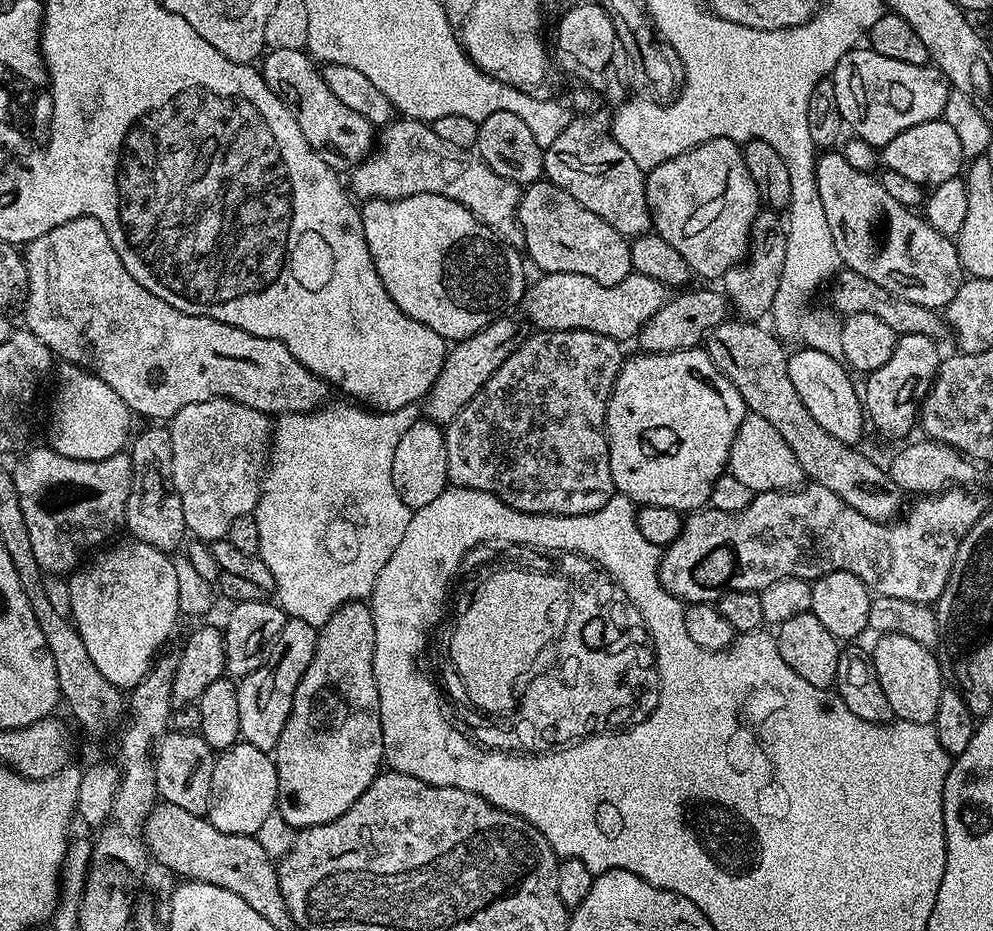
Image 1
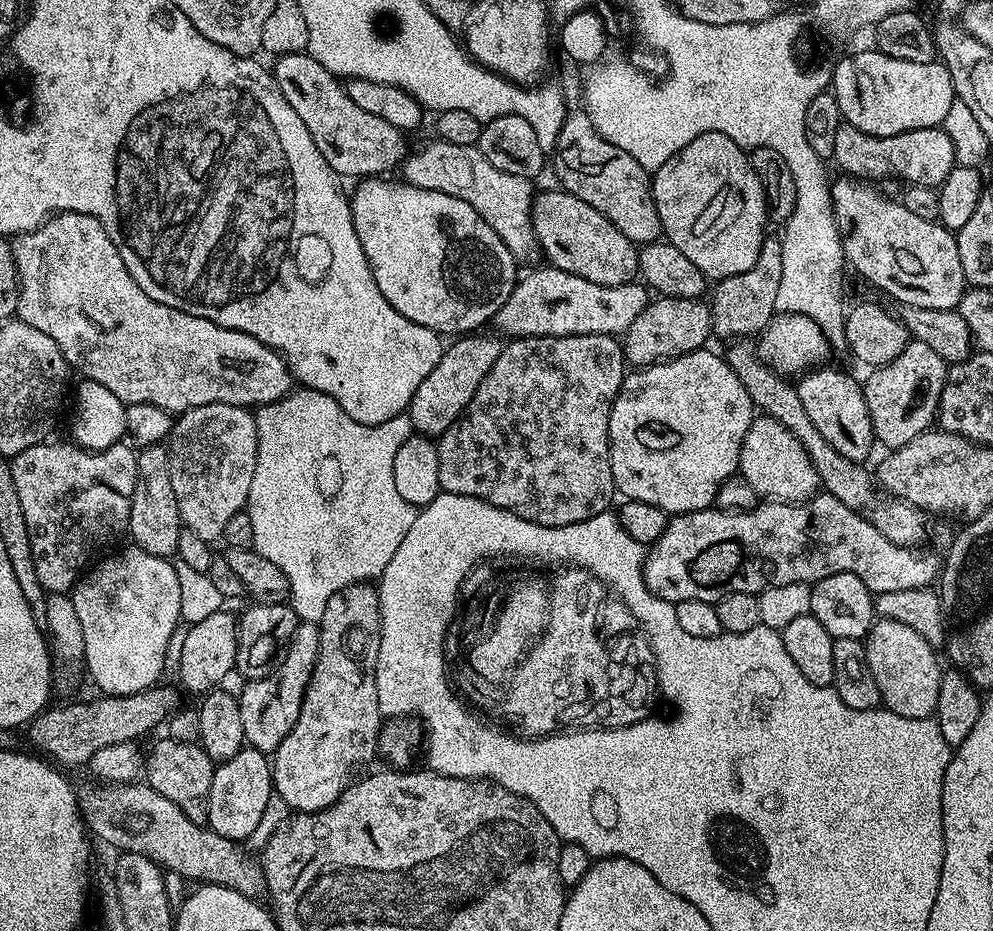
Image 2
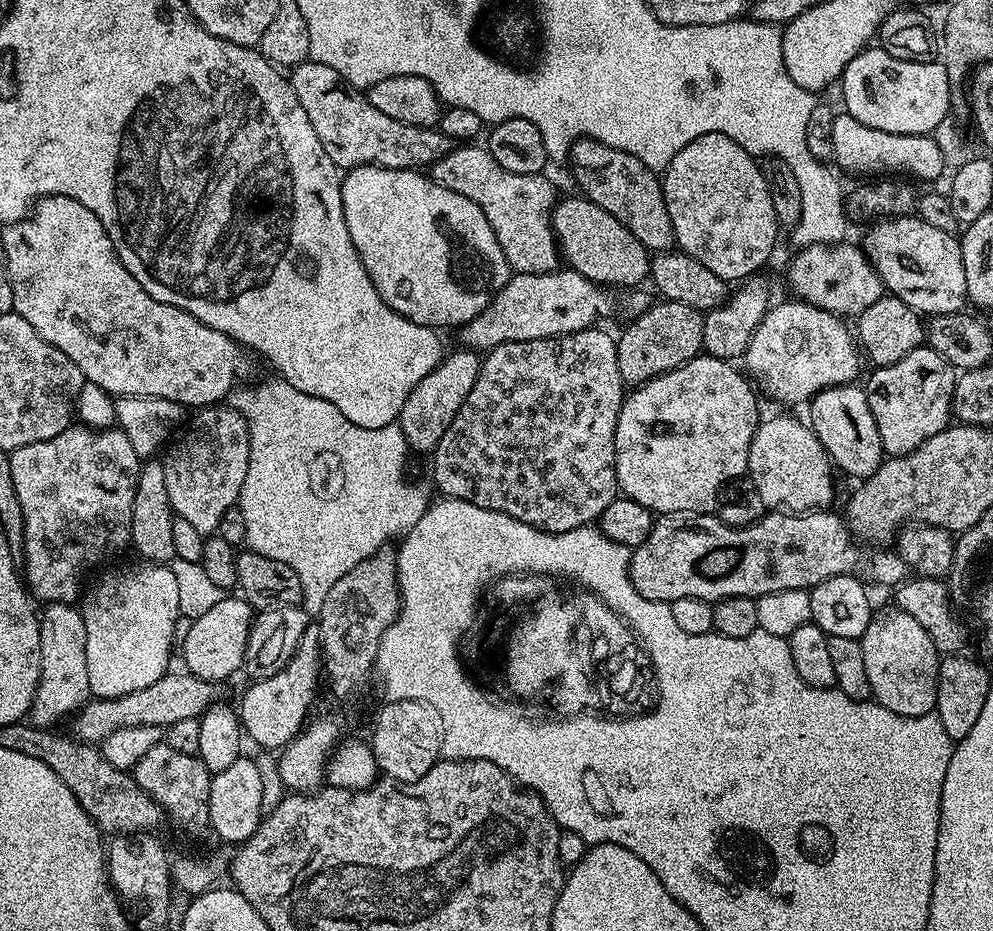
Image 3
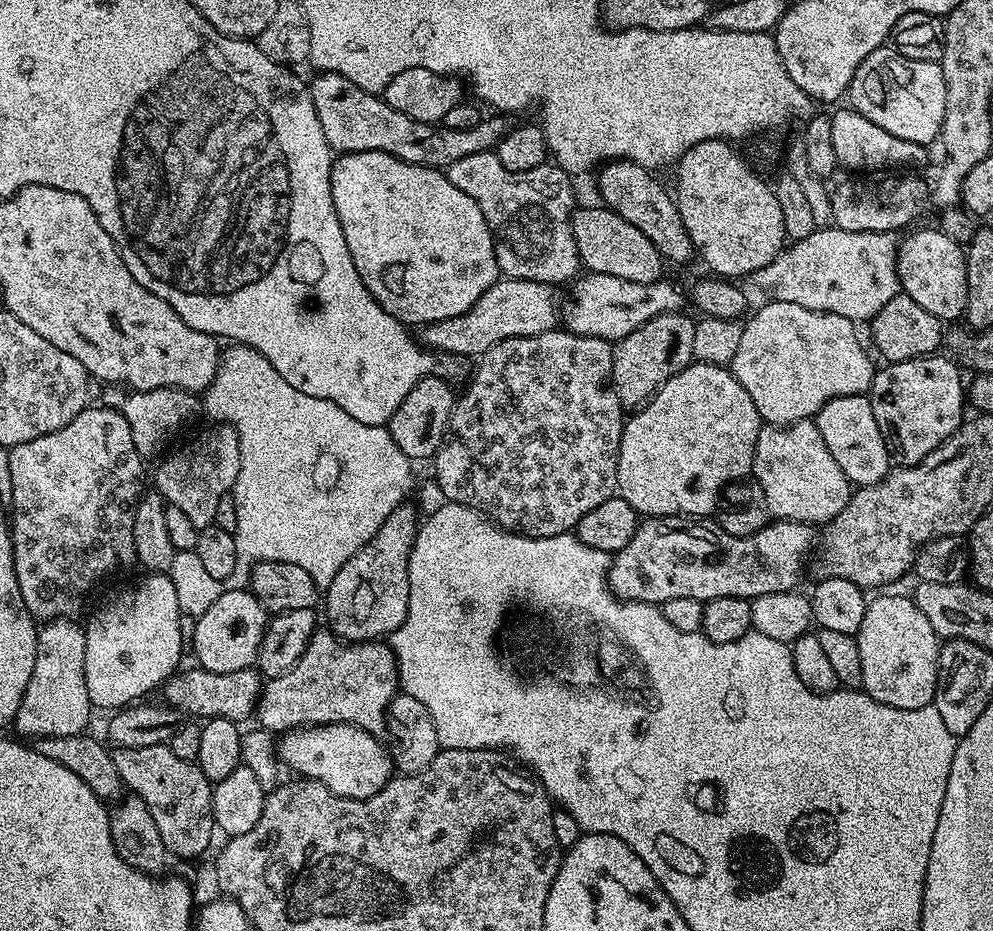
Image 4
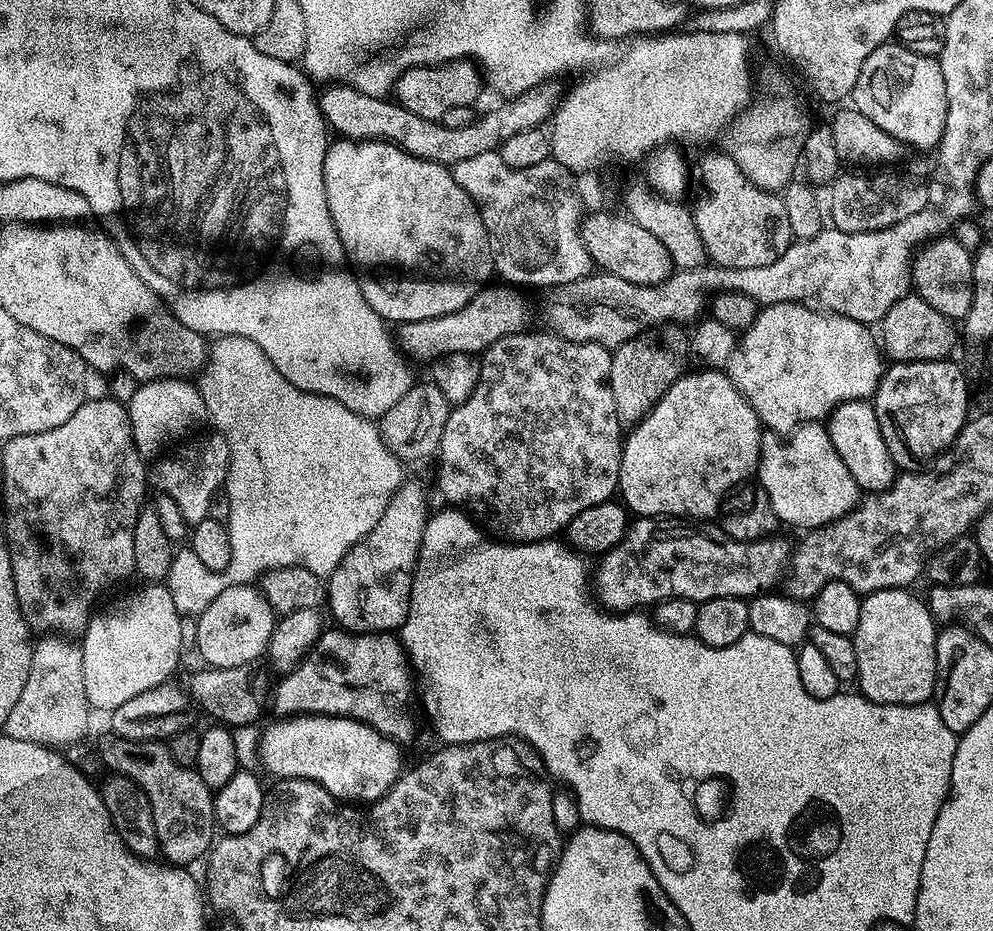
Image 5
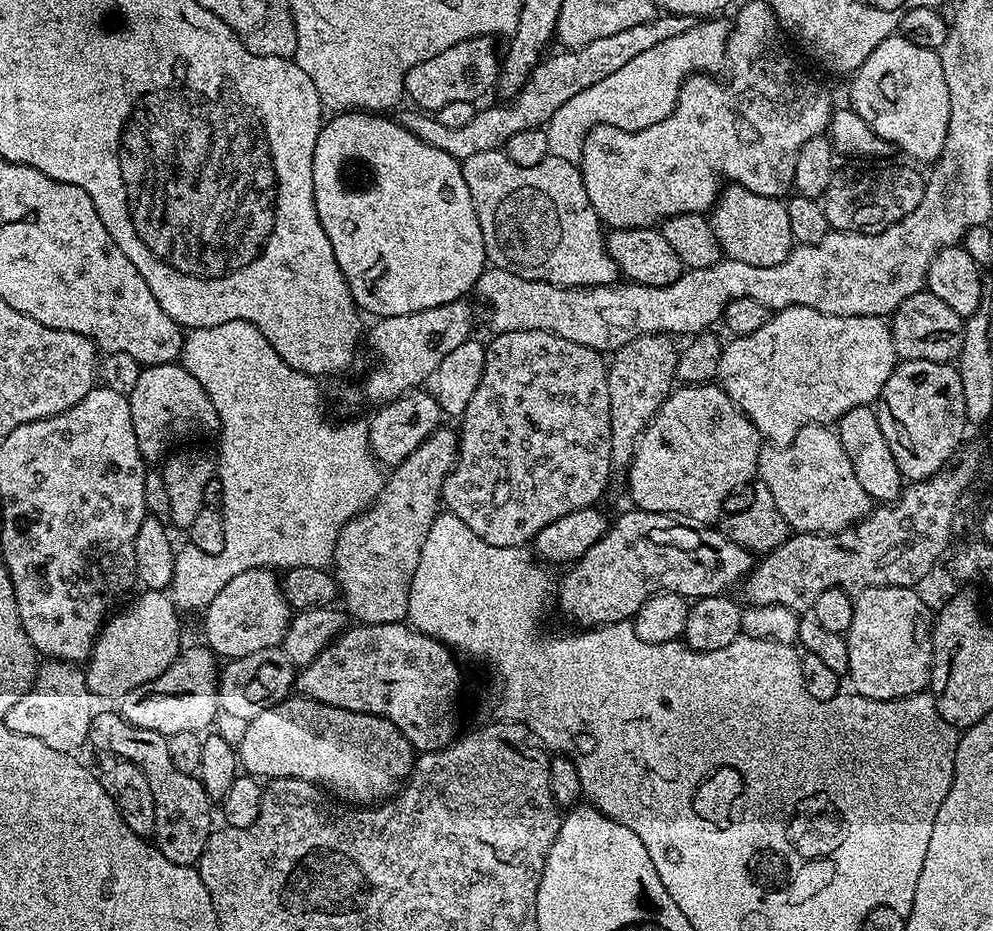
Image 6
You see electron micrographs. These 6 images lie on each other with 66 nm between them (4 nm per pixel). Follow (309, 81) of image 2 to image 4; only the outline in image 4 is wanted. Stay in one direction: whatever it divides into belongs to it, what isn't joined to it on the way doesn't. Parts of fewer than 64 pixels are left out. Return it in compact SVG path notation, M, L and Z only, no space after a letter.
M320 72L317 77L310 84L314 110L318 114L318 122L322 122L326 142L340 154L371 150L390 152L411 164L426 164L446 170L458 162L458 158L493 151L510 127L509 117L504 114L492 114L489 120L488 117L482 118L478 126L470 126L470 130L450 130L440 122L423 124L406 114L395 112L379 95L364 92L338 74Z

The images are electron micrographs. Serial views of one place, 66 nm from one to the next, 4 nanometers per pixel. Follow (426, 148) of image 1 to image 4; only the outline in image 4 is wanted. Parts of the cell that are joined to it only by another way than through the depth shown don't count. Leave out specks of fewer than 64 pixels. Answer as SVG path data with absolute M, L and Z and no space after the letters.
M490 151L458 158L458 162L446 169L446 174L450 182L458 186L458 190L470 194L470 198L478 202L482 218L486 218L488 229L492 231L492 239L496 241L496 261L505 277L560 286L563 280L571 281L581 271L578 246L572 233L572 214L578 201L572 197L573 177L569 173L557 168L552 162L534 166L534 170L506 170L495 151Z

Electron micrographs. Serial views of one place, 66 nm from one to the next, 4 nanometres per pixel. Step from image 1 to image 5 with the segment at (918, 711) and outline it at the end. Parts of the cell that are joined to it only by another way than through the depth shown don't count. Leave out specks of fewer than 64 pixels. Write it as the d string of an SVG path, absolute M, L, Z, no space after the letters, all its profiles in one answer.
M883 588L861 599L856 631L851 638L858 656L855 683L868 700L879 704L926 704L938 688L936 678L936 638L938 624L927 603L908 588Z

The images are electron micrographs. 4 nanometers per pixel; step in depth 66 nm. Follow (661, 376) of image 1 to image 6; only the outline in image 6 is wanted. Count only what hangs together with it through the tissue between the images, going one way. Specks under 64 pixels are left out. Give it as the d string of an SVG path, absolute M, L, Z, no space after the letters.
M719 383L677 387L656 411L656 417L642 434L632 463L626 469L628 492L636 503L633 505L641 512L666 512L697 526L715 525L725 511L728 495L743 484L748 486L753 483L761 447L762 438L758 430Z

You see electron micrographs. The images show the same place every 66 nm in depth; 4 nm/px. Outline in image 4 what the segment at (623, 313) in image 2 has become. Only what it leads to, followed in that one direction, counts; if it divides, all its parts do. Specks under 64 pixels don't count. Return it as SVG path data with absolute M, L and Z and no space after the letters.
M501 278L482 294L482 298L478 298L478 302L474 302L474 306L470 306L470 310L466 310L466 314L423 325L423 343L437 352L479 358L500 340L551 332L558 324L556 292L551 284Z

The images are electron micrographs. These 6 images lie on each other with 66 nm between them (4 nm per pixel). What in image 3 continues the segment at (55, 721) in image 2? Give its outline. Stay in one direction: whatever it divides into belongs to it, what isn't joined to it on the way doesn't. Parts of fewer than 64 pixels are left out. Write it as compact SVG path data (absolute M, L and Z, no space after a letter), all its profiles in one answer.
M169 671L162 678L158 678L158 682L146 686L146 690L134 690L134 694L122 694L109 700L89 699L88 703L71 717L71 735L83 743L99 745L102 740L123 727L163 730L174 722L182 722L182 718L203 716L209 704L217 699L217 685L187 671L179 671Z

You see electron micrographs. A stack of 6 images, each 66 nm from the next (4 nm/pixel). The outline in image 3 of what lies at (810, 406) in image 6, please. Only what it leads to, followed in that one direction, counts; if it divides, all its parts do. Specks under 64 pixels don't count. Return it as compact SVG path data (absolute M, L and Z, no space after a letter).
M799 298L791 299L785 304L773 303L769 307L762 322L758 322L758 326L746 346L742 364L747 375L755 381L763 395L765 392L766 395L773 396L774 399L781 400L784 404L800 404L803 400L804 403L811 401L812 397L818 395L823 388L853 383L860 372L862 356L854 343L854 336L849 325L847 328L844 325L847 323L841 317L834 312L823 312L813 304L805 304Z

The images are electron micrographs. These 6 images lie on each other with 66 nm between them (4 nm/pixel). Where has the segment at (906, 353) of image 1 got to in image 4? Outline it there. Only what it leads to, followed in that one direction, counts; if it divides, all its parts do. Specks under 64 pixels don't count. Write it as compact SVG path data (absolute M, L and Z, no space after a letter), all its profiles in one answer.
M940 355L919 356L897 364L888 362L872 377L874 422L882 430L889 453L900 456L901 465L917 464L929 456L965 419L966 380L960 377L961 365L947 355Z

